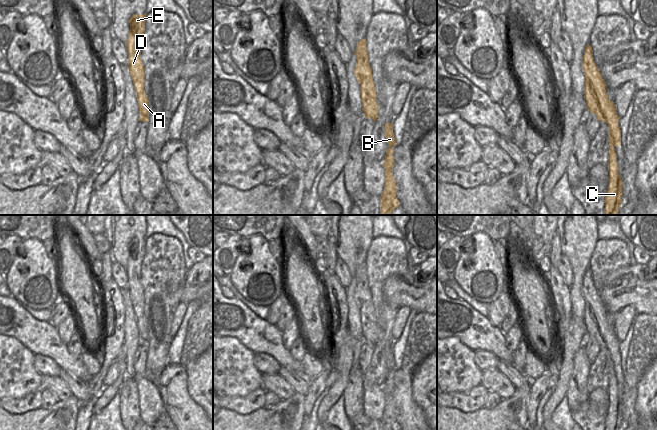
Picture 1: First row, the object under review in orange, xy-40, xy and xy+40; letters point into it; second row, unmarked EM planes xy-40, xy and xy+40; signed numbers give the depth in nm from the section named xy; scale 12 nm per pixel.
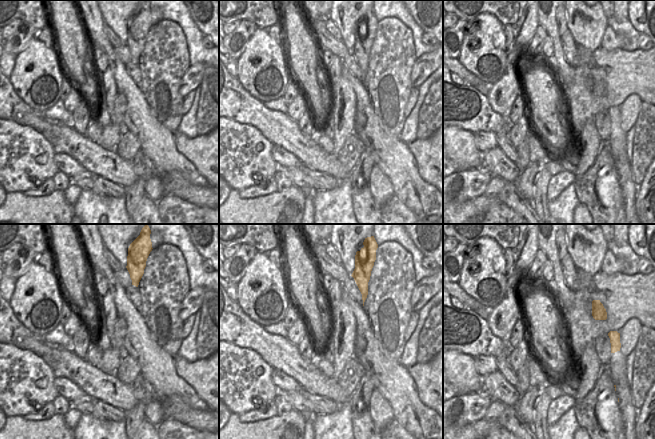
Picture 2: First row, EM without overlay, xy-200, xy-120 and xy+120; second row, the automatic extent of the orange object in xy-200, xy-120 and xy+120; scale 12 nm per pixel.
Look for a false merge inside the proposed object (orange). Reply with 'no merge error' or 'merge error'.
no merge error

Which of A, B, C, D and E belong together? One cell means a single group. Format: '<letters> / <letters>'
A B C D E

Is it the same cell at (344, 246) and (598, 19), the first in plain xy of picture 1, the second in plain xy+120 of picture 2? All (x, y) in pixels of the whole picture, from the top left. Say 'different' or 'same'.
same

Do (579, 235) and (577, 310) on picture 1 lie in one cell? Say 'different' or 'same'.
same

